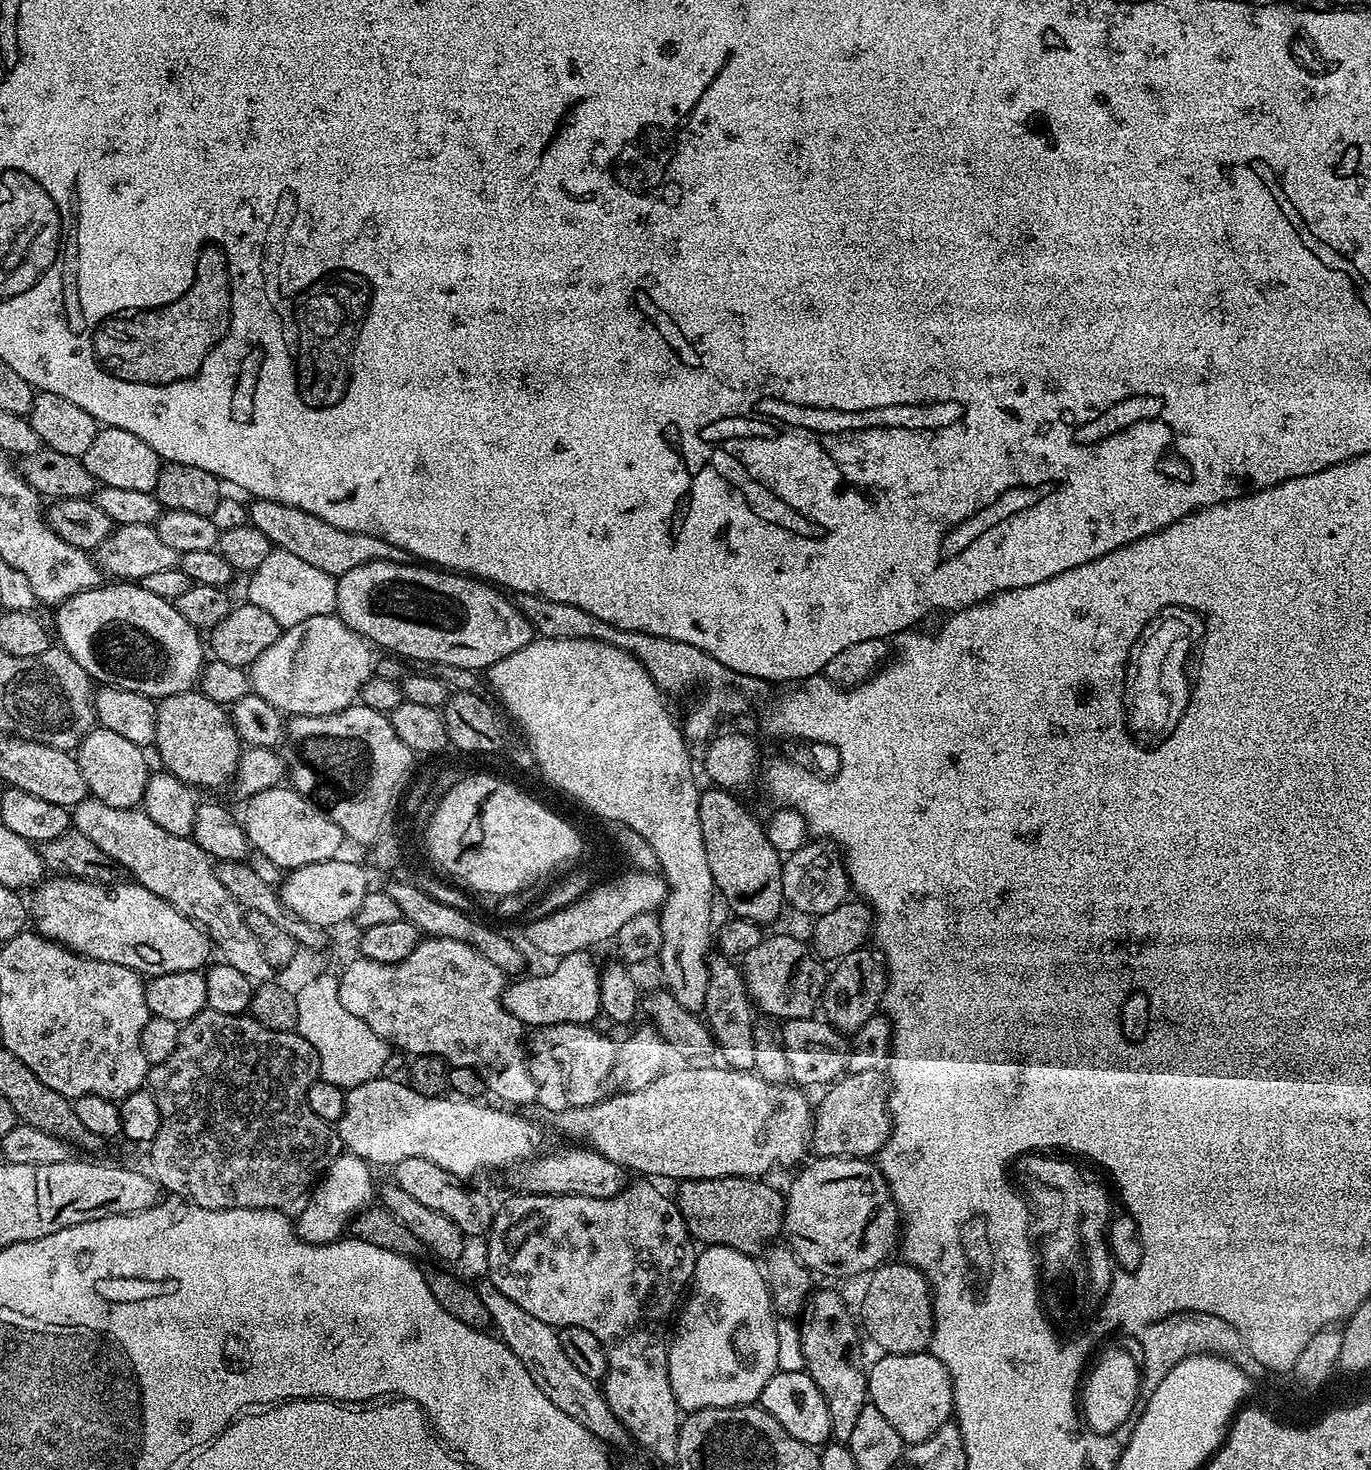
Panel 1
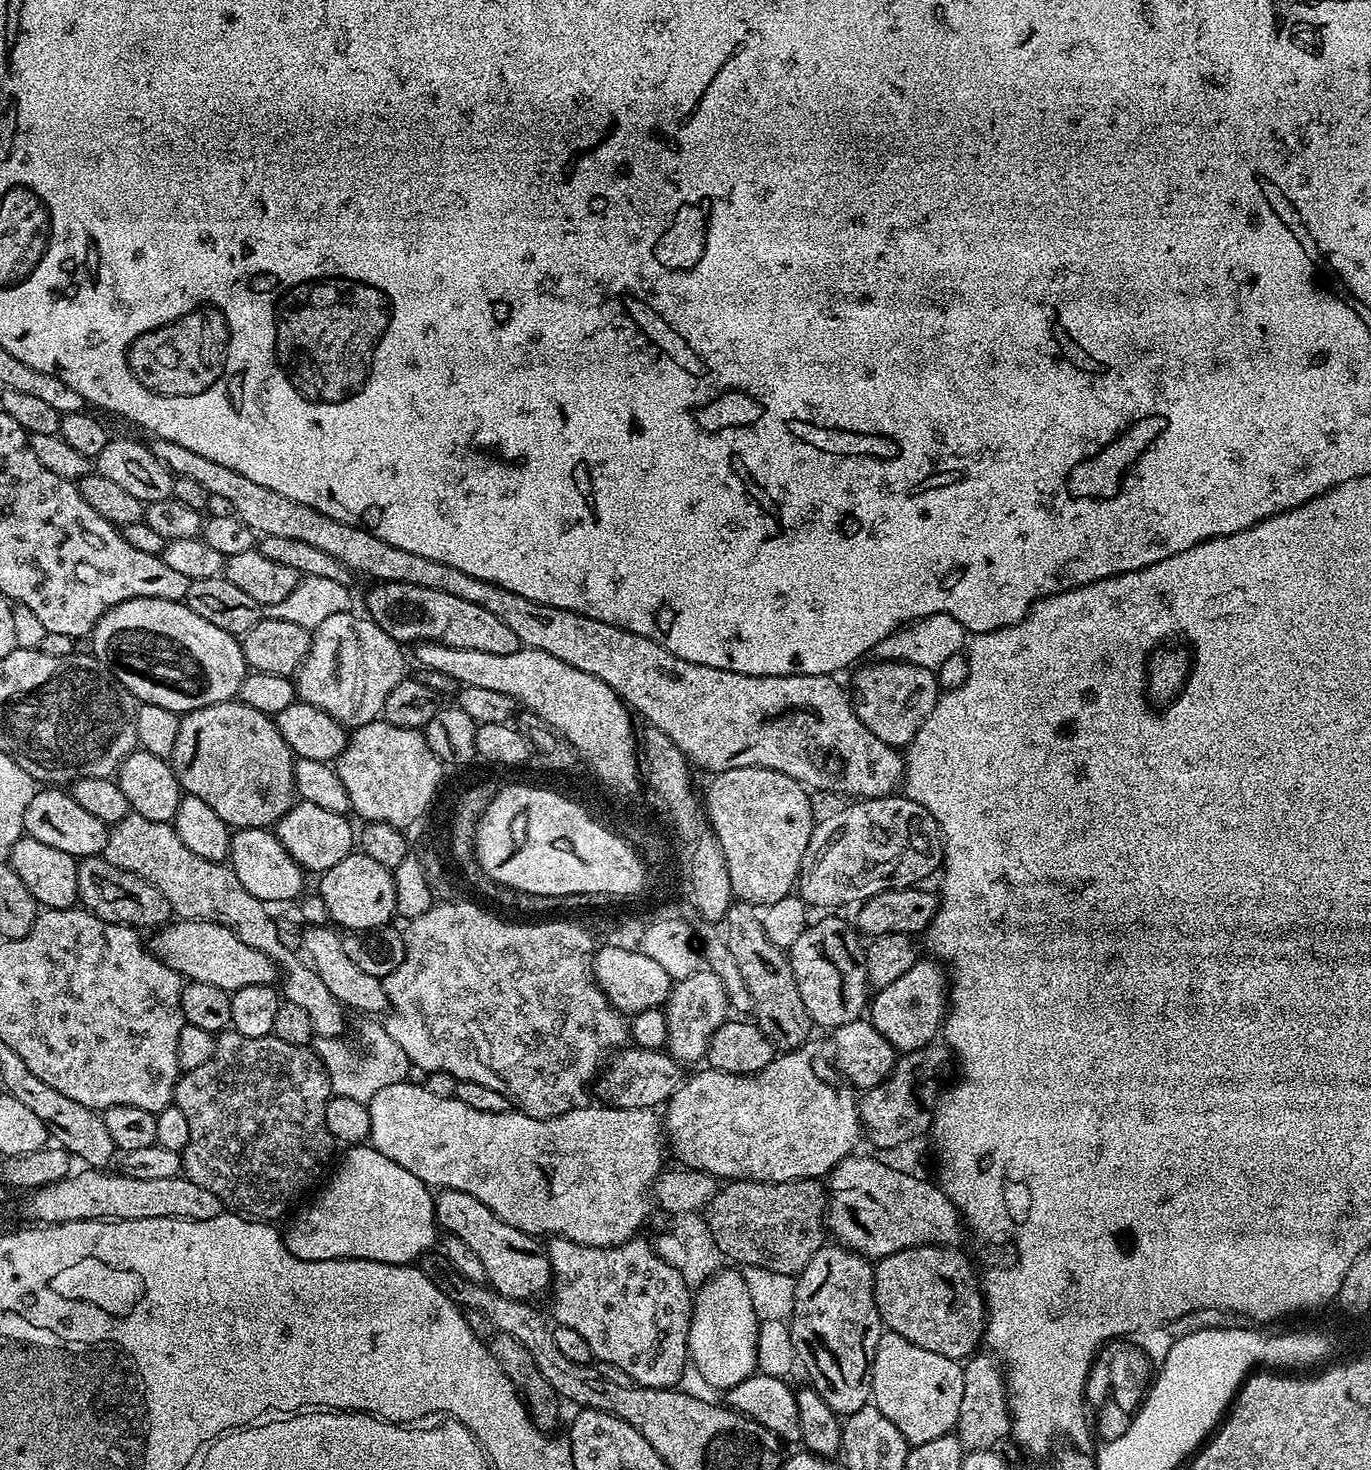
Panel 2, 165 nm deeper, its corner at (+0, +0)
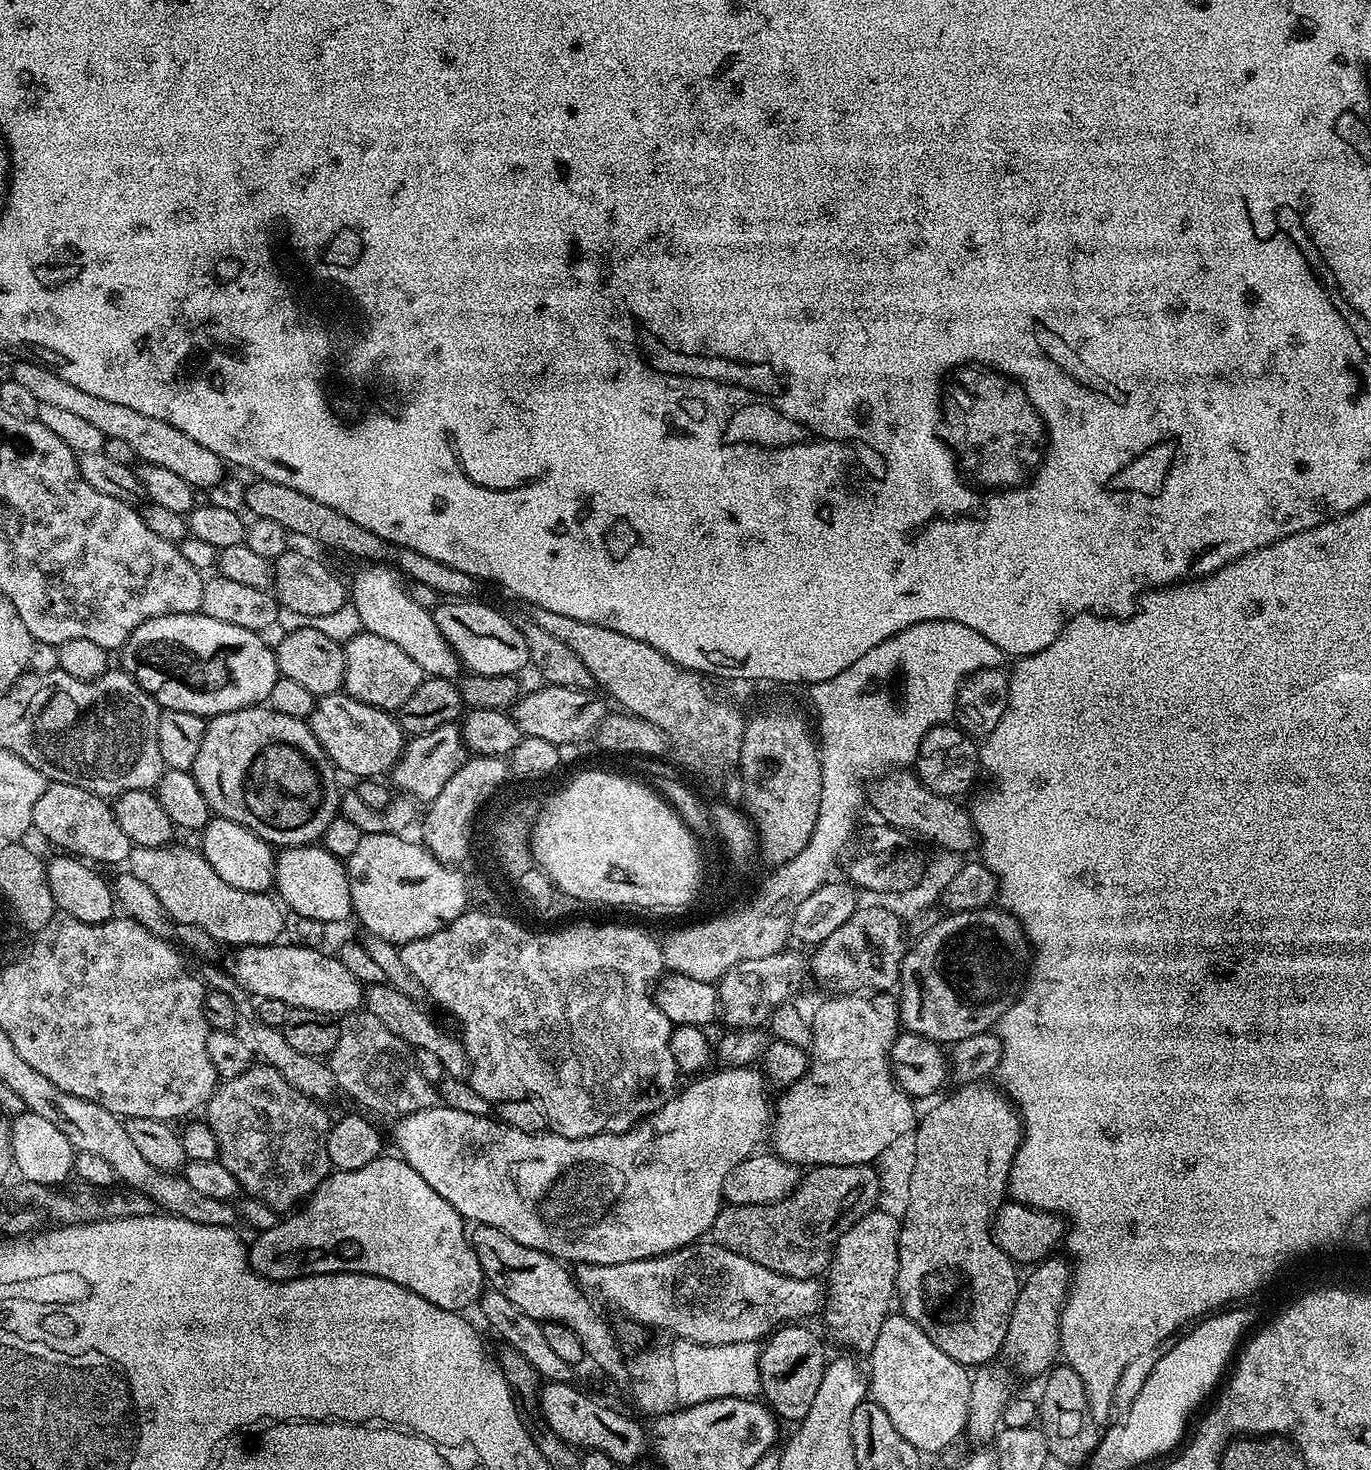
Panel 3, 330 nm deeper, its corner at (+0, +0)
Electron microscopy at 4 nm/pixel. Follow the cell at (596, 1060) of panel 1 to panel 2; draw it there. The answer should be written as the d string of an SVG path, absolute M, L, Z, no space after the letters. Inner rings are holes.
M625 1047L607 1061L606 1067L594 1081L594 1092L601 1096L605 1105L613 1108L659 1109L667 1105L680 1085L686 1079L686 1072L680 1061L667 1051L654 1048ZM608 1067L608 1069L607 1069ZM660 1104L660 1105L659 1105Z

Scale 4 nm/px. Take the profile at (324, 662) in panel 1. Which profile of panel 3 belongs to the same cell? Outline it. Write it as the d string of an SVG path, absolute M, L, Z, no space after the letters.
M360 631L354 639L344 644L344 657L346 658L346 670L344 671L343 691L354 697L358 702L366 702L375 708L381 708L383 712L395 713L418 690L418 686L426 679L422 666L404 653L401 648L394 646L394 642L386 642L386 638L378 638L378 634L370 634Z

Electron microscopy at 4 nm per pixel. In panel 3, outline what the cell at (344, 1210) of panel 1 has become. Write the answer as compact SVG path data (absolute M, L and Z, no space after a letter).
M381 1154L374 1162L366 1162L366 1166L358 1166L358 1170L333 1171L329 1174L316 1187L315 1192L307 1200L303 1201L299 1210L277 1219L275 1226L271 1230L259 1233L255 1237L257 1240L253 1244L249 1243L247 1245L248 1265L259 1276L265 1276L267 1280L297 1280L303 1276L317 1276L318 1274L330 1274L331 1272L370 1274L378 1278L386 1278L390 1282L398 1282L398 1286L402 1286L406 1290L426 1298L426 1302L430 1302L442 1310L463 1313L468 1310L464 1308L470 1307L471 1304L473 1307L479 1301L480 1293L485 1291L486 1281L482 1266L478 1262L478 1254L470 1239L469 1229L464 1229L466 1227L464 1217L458 1214L458 1210L454 1210L454 1206L450 1206L450 1202L446 1202L446 1198L442 1198L442 1194L438 1194L438 1190L434 1190L434 1186L430 1186L430 1182L426 1182L426 1178L422 1178L422 1174L418 1174L418 1170L411 1168L406 1161L400 1159L399 1155L391 1155Z

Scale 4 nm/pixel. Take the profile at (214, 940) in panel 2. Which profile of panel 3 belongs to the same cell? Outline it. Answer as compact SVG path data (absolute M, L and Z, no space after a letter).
M287 942L274 944L246 944L235 949L232 956L230 971L242 987L260 1000L278 998L278 1002L286 1002L289 1010L301 1008L329 1014L347 1014L355 1012L362 1004L362 985L360 981L346 970L346 966L335 955L320 948L303 948Z

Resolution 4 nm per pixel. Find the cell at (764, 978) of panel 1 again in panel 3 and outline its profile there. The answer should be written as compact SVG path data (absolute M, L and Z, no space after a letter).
M857 908L830 938L815 945L813 956L810 956L810 972L816 980L832 994L864 994L869 990L891 993L900 982L900 967L906 951L906 924L903 919L890 910Z

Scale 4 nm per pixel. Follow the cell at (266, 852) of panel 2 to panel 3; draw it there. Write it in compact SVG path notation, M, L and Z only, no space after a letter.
M303 844L297 848L283 849L274 860L274 892L286 905L288 912L320 920L326 926L334 926L332 924L338 920L353 915L350 878L345 861L330 854L330 850L323 846Z

